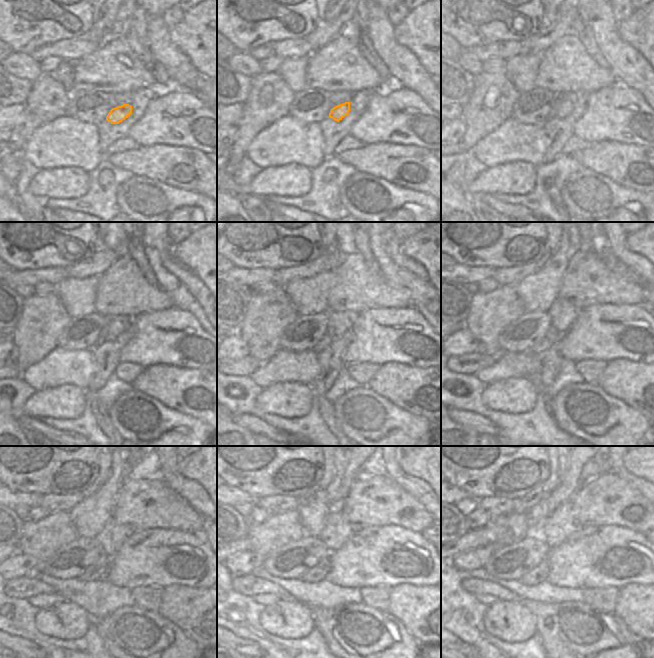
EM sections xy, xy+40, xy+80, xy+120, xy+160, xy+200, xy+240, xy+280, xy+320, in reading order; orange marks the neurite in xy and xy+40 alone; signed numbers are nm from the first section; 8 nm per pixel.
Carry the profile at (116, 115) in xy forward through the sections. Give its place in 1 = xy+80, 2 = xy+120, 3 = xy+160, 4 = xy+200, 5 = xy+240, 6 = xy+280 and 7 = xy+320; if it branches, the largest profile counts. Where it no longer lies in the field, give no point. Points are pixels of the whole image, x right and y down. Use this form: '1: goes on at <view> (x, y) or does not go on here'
1: goes on at xy+80 (569, 99)
2: goes on at xy+120 (116, 324)
3: goes on at xy+160 (340, 322)
4: goes on at xy+200 (562, 313)
5: goes on at xy+240 (113, 535)
6: goes on at xy+280 (337, 530)
7: goes on at xy+320 (560, 524)

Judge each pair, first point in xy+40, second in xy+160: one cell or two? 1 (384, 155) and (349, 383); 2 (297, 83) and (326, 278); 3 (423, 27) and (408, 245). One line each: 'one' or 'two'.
1: two
2: one
3: one

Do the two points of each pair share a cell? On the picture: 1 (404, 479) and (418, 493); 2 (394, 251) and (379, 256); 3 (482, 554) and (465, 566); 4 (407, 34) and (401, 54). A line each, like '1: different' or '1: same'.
1: same
2: different
3: same
4: different

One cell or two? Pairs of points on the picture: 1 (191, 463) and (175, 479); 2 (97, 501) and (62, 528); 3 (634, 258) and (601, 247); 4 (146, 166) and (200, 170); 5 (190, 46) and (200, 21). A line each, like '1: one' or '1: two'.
1: two
2: two
3: two
4: one
5: one

